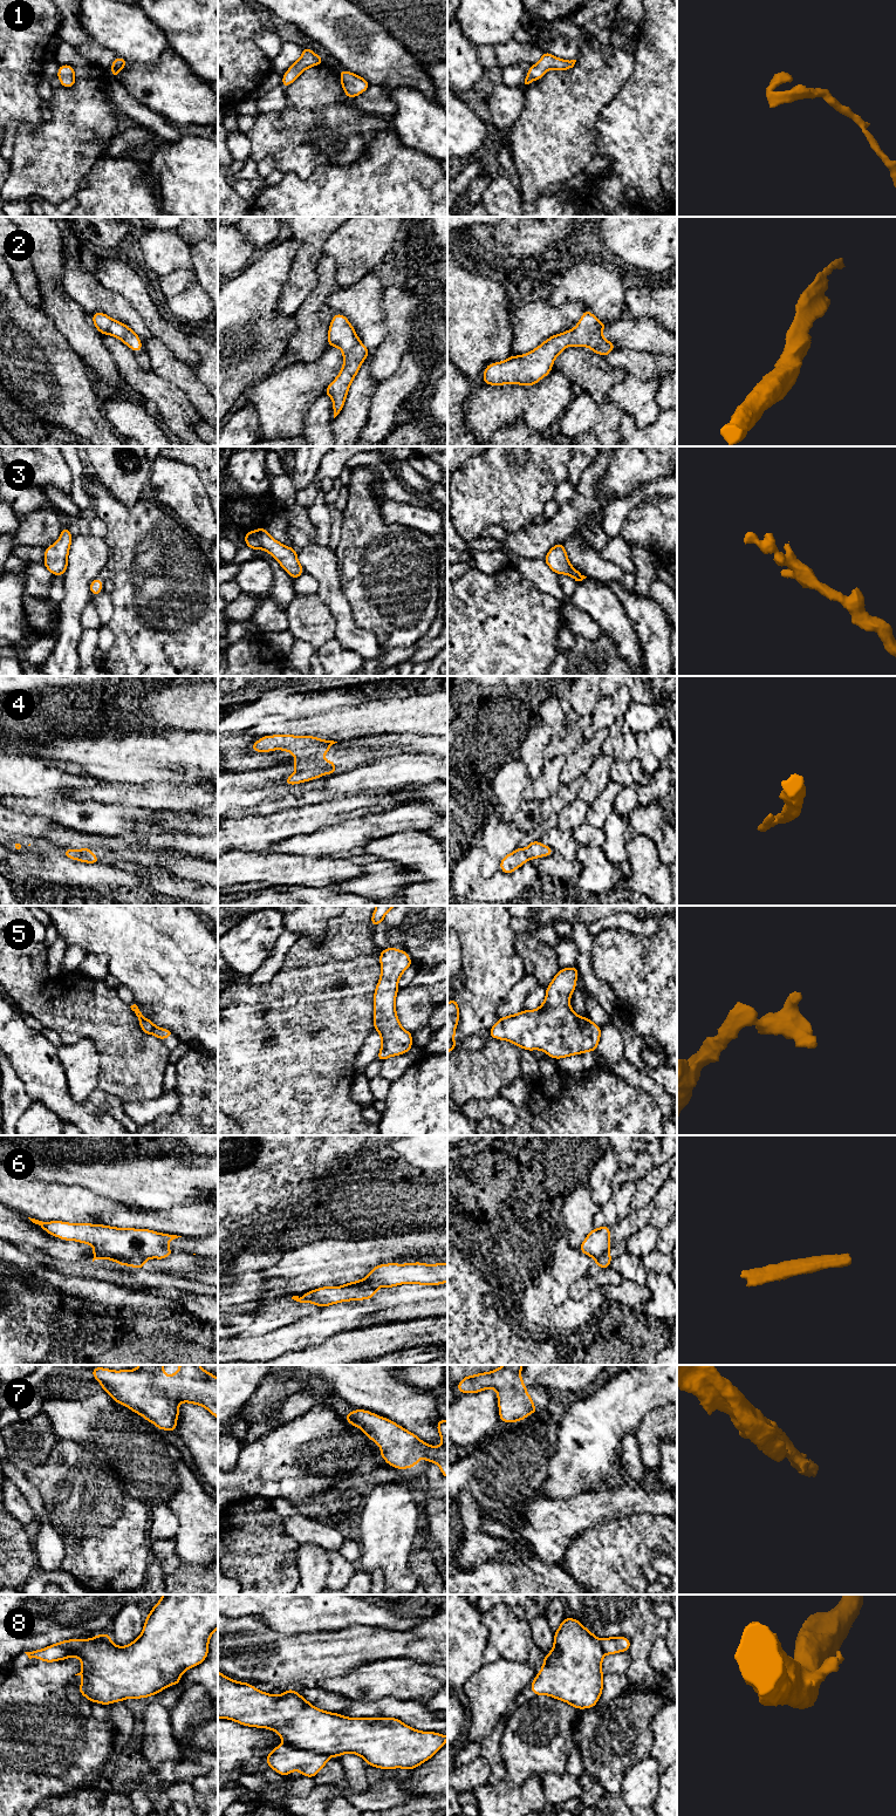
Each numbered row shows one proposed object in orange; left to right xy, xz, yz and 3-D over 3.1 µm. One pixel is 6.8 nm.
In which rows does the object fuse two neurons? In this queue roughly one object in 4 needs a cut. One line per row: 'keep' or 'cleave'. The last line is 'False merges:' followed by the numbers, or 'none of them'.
1: keep
2: keep
3: keep
4: keep
5: keep
6: keep
7: keep
8: cleave
False merges: 8

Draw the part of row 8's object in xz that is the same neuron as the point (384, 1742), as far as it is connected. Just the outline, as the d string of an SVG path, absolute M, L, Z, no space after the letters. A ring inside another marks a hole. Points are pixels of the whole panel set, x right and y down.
M218 1671L218 1719L230 1719L247 1727L274 1730L296 1749L310 1750L317 1755L338 1757L342 1754L360 1755L369 1766L379 1769L415 1769L430 1760L447 1741L447 1735L436 1732L422 1732L409 1727L396 1718L347 1718L340 1713L329 1713L314 1707L295 1689L287 1689L281 1695L261 1692L248 1682L227 1678Z

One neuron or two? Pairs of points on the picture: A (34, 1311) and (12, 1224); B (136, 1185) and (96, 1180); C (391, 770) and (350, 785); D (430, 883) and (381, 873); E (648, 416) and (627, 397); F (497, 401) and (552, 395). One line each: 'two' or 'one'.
A: two
B: one
C: one
D: two
E: one
F: one

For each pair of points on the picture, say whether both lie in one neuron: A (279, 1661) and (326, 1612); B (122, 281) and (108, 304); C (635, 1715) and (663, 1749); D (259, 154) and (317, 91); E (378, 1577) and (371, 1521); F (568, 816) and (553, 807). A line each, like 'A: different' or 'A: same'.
A: different
B: different
C: different
D: same
E: different
F: different

